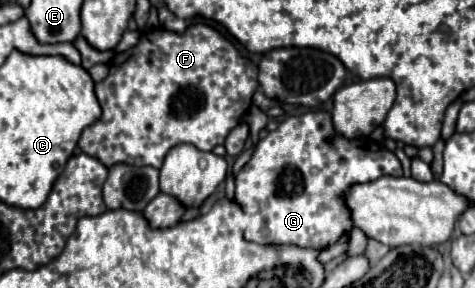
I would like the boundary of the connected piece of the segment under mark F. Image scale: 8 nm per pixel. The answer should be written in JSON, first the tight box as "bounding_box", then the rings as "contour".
{"bounding_box":[79,22,259,168],"contour":[[[203,22],[189,24],[183,34],[167,28],[149,30],[109,66],[109,76],[95,84],[103,114],[79,138],[79,148],[105,166],[127,162],[161,168],[165,154],[183,142],[213,150],[241,124],[259,86],[257,66]]]}

